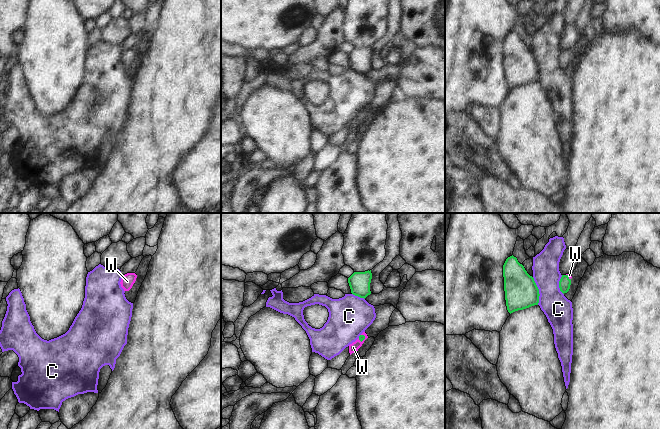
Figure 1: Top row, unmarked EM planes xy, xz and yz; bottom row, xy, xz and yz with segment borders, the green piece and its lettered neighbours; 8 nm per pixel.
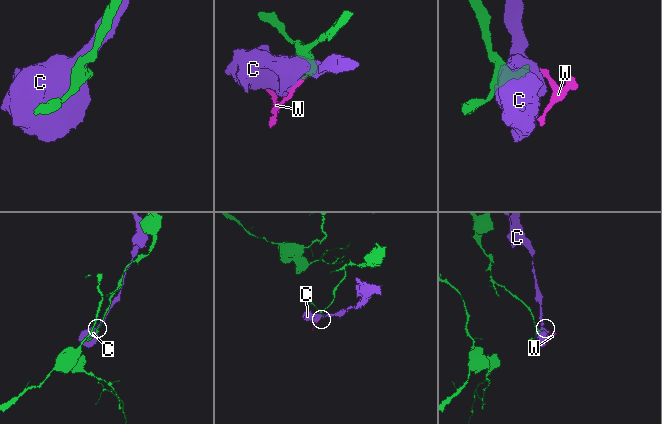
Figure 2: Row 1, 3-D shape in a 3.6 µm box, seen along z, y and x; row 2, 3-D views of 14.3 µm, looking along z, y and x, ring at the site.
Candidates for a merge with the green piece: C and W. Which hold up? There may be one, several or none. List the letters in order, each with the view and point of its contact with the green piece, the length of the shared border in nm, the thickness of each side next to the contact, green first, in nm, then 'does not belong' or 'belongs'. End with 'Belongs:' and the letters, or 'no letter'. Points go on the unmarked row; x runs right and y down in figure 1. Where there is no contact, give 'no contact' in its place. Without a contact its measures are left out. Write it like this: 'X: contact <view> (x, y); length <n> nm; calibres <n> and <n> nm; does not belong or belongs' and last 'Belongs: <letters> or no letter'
C: contact yz (538, 67); length 220 nm; calibres 260 and 220 nm; does not belong
W: contact xz (364, 114); length 70 nm; calibres 50 and 70 nm; belongs
Belongs: W

